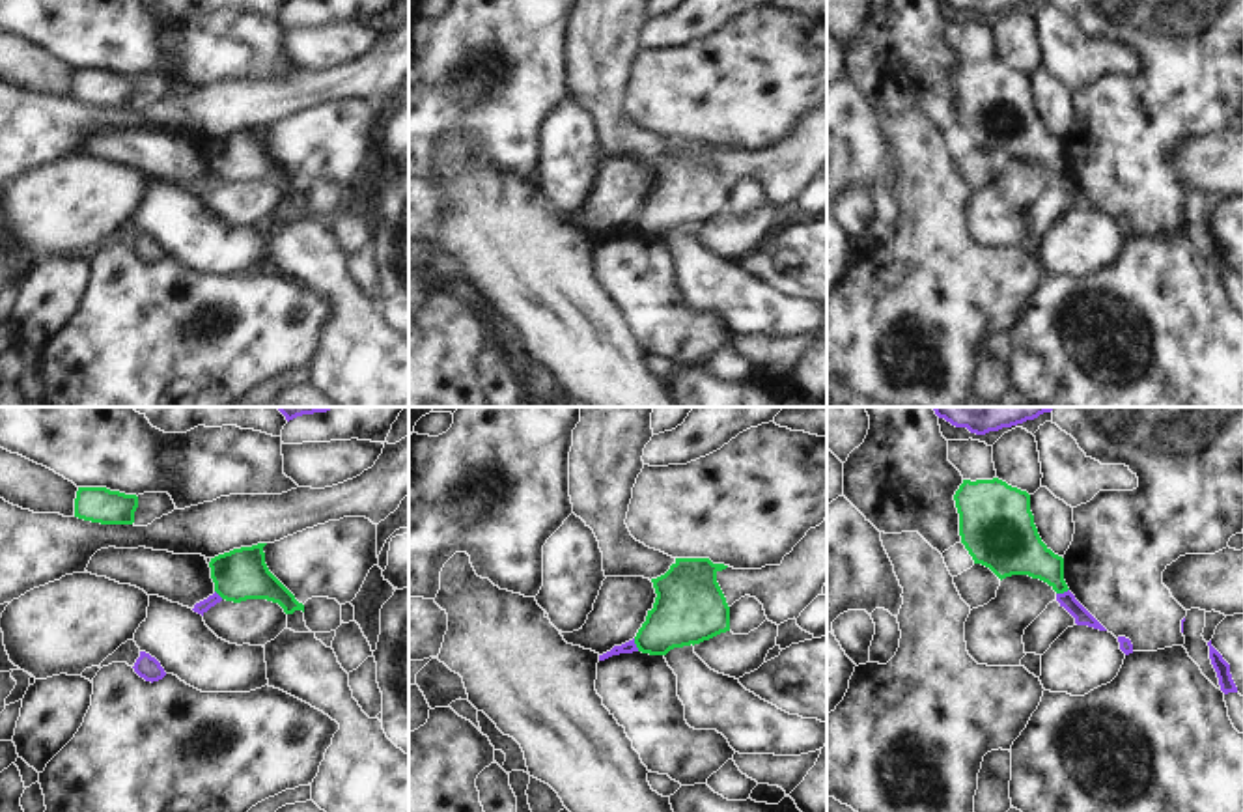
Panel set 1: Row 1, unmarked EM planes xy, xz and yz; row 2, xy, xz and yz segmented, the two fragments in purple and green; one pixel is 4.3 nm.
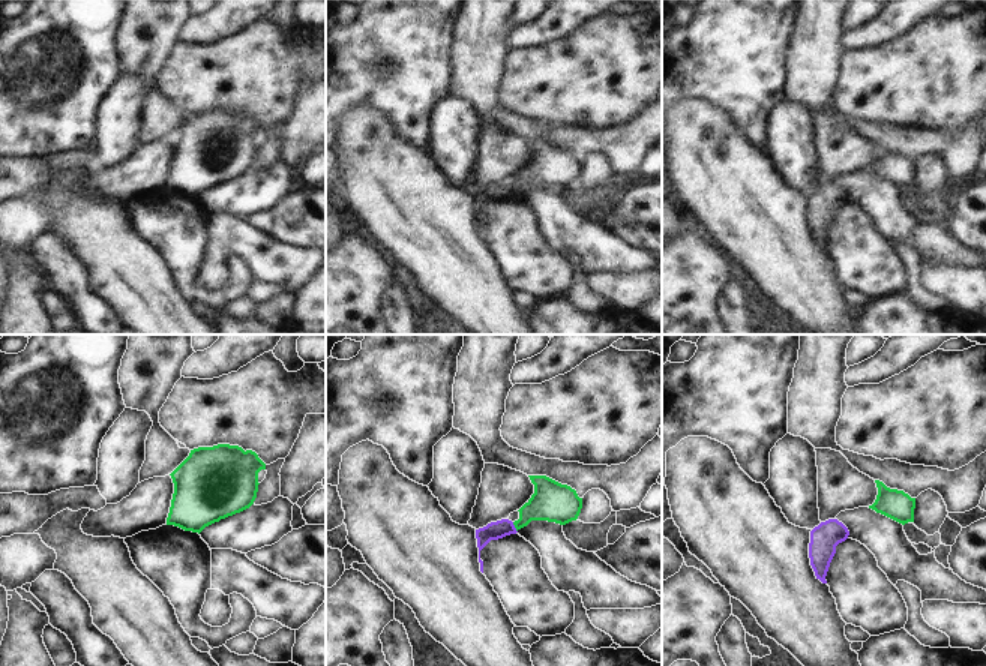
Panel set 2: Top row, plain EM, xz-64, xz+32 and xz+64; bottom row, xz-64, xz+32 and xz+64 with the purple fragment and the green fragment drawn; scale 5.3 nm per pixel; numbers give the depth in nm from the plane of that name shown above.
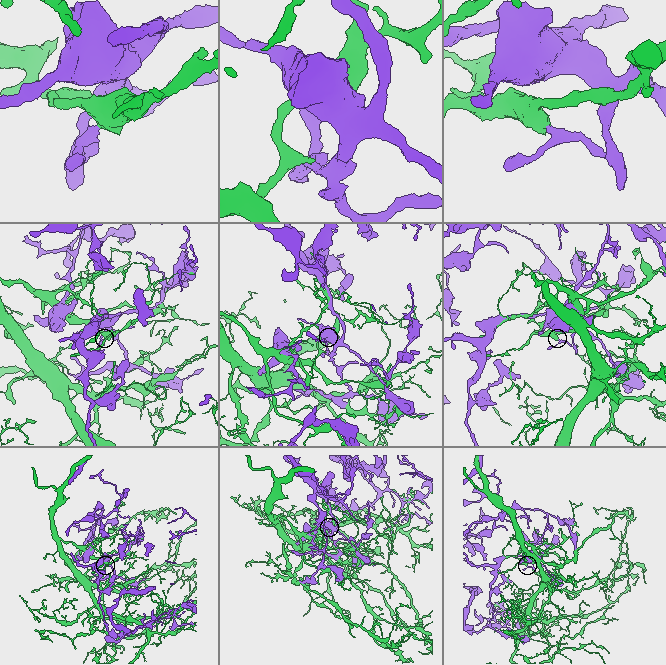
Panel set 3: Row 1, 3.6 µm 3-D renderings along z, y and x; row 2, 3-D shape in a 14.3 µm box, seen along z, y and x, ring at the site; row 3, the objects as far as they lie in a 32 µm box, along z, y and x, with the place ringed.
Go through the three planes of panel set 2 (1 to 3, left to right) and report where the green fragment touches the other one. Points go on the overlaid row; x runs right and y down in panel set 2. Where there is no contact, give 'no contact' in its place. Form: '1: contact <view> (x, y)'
1: no contact
2: contact xz+32 (514, 527)
3: no contact

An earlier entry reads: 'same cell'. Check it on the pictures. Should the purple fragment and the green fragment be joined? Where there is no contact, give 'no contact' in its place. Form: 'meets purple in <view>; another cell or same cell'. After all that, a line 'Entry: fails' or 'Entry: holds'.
meets purple in xz; another cell
Entry: fails

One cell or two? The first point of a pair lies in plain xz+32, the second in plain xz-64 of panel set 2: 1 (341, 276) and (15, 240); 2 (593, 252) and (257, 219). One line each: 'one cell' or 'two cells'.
1: two cells
2: two cells

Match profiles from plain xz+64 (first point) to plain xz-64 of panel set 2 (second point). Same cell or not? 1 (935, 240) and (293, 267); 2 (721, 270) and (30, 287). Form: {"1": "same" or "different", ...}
{"1": "same", "2": "same"}

